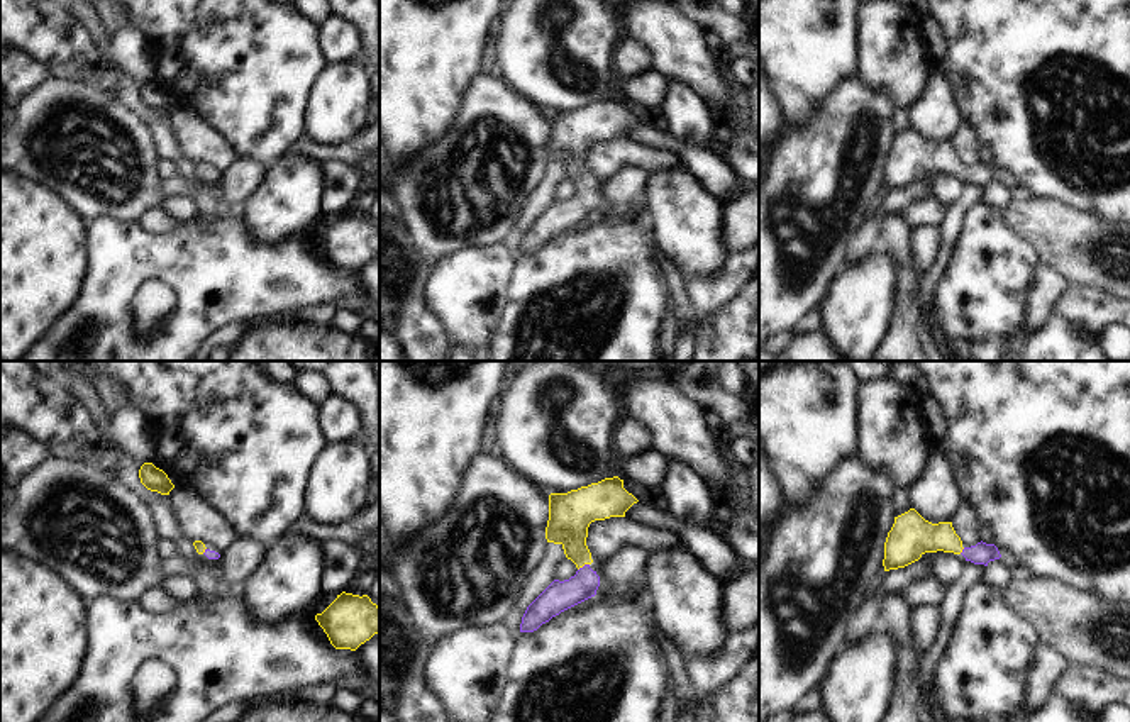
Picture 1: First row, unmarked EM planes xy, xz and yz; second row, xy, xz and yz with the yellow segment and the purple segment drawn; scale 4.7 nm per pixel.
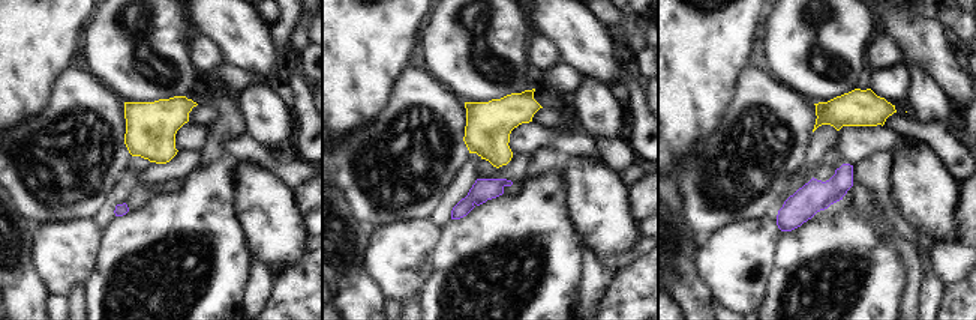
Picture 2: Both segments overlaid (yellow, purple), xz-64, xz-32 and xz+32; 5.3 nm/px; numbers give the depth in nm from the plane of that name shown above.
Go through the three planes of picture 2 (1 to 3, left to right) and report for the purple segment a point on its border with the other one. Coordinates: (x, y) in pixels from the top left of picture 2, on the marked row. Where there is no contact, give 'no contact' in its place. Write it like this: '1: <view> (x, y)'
1: no contact
2: no contact
3: no contact

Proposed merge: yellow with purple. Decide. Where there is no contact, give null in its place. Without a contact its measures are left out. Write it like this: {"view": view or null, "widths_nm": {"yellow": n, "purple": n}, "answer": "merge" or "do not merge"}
{"view": "xz", "widths_nm": {"yellow": 200, "purple": 140}, "answer": "merge"}

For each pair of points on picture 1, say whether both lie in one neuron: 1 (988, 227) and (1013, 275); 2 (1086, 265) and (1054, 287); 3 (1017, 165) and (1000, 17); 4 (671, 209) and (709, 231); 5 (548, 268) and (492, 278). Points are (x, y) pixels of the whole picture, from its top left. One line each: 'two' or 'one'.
1: one
2: two
3: one
4: one
5: two

